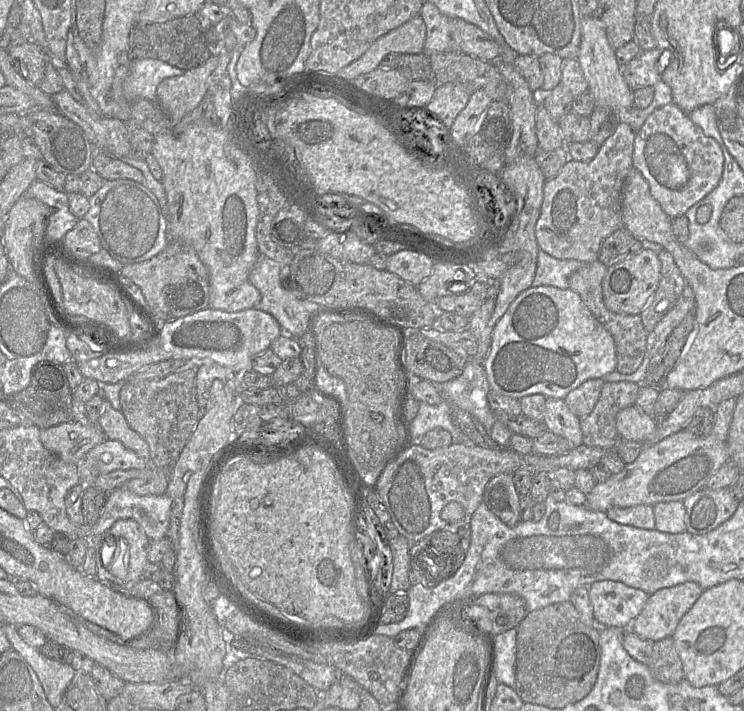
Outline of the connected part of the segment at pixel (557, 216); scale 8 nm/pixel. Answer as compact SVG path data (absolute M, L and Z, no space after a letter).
M621 120L613 134L599 146L592 160L582 162L569 159L554 178L546 180L541 212L535 226L539 248L557 259L574 259L585 264L599 260L603 240L623 227L621 191L624 180L632 168L635 133L627 122Z

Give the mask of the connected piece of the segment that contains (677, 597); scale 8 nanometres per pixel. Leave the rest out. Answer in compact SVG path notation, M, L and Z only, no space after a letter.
M689 581L657 590L649 595L631 630L652 641L672 637L684 614L694 605L704 589Z

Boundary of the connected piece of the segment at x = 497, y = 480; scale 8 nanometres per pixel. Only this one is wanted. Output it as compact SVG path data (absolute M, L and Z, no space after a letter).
M499 474L493 477L485 486L482 502L509 527L520 521L518 494L511 474Z

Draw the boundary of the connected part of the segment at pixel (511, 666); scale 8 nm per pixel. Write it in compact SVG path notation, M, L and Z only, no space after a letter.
M517 627L495 635L495 670L499 684L515 689L517 658Z

